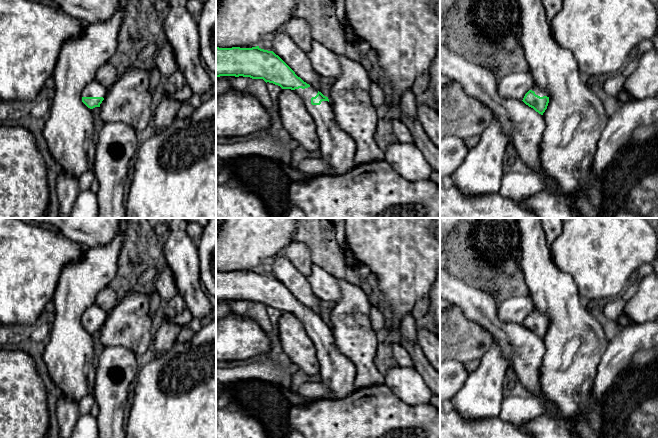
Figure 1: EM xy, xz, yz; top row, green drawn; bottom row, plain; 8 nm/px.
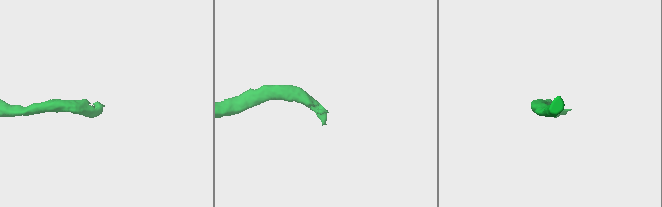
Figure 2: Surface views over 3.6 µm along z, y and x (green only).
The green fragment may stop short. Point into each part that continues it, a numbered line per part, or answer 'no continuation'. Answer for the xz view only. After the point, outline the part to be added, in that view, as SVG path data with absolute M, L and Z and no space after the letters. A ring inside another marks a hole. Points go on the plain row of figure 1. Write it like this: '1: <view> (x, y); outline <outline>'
1: xz (338, 373); outline M311 310L294 315L303 322L316 347L321 382L336 394L336 399L351 395L356 390L356 366L336 348L330 326L322 325L320 329L312 329L311 322L315 321L318 315Z

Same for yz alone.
1: yz (538, 315); outline M534 310L531 314L534 315L535 318L540 321L543 321L543 320L549 321L548 317L546 317L544 314L542 314L541 312L539 312L537 310Z

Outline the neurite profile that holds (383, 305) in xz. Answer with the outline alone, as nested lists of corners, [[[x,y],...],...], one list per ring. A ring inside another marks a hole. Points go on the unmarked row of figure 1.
[[[380,293],[380,300],[378,303],[371,302],[372,307],[376,307],[381,311],[385,319],[385,326],[390,330],[390,332],[398,331],[400,324],[395,324],[395,317],[393,315],[393,310],[389,305],[389,302],[386,300],[384,294]]]

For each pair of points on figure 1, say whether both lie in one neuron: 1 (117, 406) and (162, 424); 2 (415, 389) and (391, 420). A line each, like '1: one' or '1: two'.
1: two
2: two

